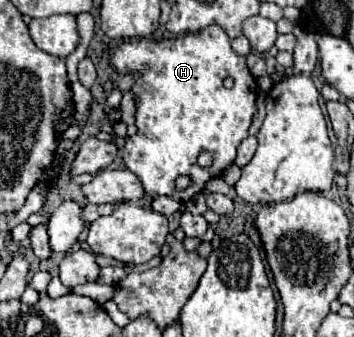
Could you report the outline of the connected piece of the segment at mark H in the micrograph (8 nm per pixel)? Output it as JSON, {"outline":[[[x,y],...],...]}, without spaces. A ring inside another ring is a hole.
{"outline":[[[210,25],[198,33],[162,41],[130,39],[116,49],[112,65],[120,75],[140,73],[130,89],[136,95],[138,133],[128,137],[122,149],[126,169],[140,177],[146,195],[166,195],[186,203],[202,191],[208,179],[220,177],[234,163],[238,145],[248,137],[248,127],[258,111],[258,83],[246,67],[246,57],[230,47],[230,39],[220,25]],[[224,77],[234,79],[232,89],[222,85]],[[200,151],[212,153],[212,167],[202,169],[196,163]],[[182,175],[190,177],[192,185],[178,191],[176,179]]]}

